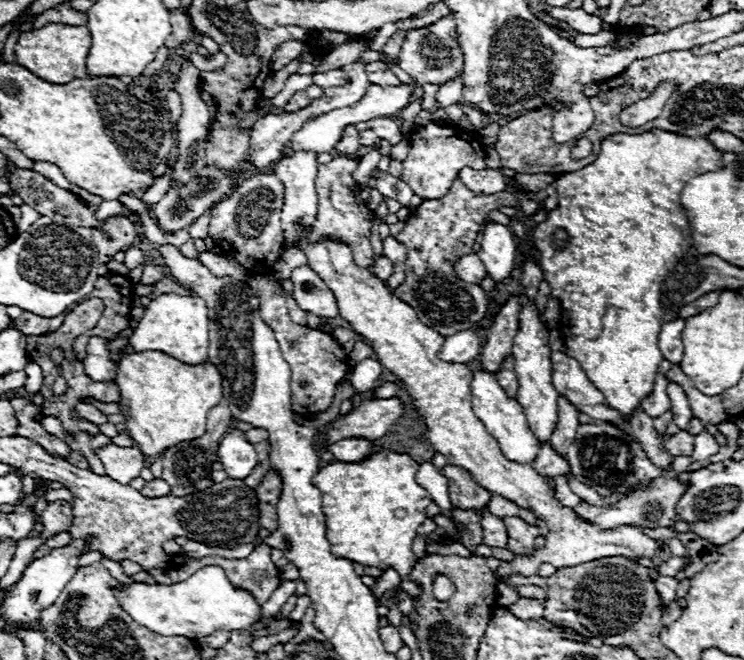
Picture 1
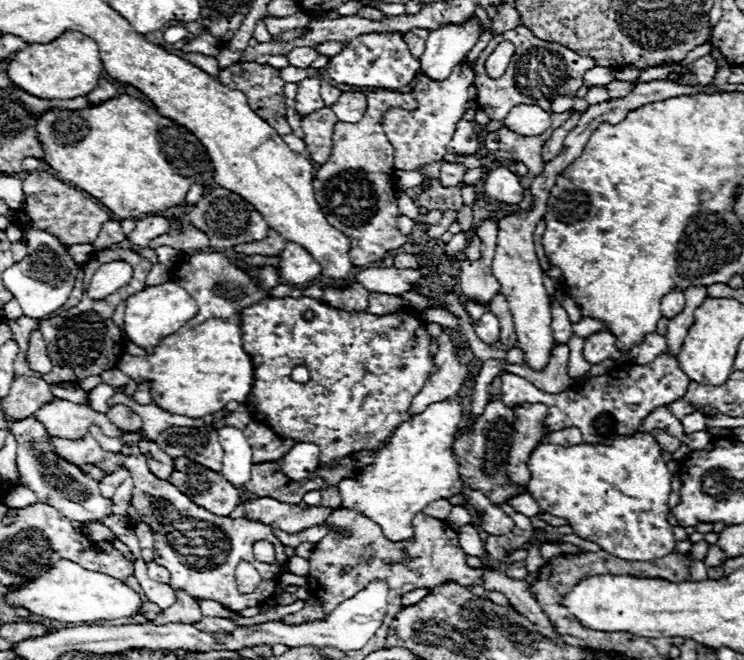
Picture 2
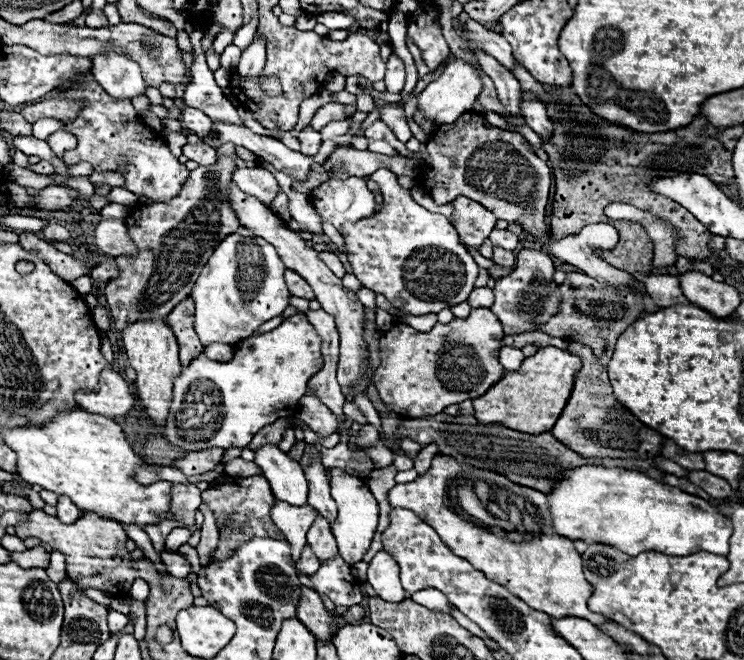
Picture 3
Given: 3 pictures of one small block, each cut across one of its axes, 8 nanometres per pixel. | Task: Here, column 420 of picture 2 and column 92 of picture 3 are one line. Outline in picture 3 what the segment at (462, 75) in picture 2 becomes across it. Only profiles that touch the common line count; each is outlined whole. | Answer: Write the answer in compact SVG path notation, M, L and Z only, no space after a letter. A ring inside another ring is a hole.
M90 74L80 76L62 94L62 98L86 100L86 106L80 108L78 116L72 122L64 122L64 130L78 138L78 146L70 152L64 152L66 164L90 162L100 174L118 172L124 164L126 174L122 188L130 190L132 194L152 198L154 202L170 202L178 196L190 176L190 170L178 162L168 144L156 132L152 132L152 128L142 124L130 100L114 100L102 88L98 88L94 76Z

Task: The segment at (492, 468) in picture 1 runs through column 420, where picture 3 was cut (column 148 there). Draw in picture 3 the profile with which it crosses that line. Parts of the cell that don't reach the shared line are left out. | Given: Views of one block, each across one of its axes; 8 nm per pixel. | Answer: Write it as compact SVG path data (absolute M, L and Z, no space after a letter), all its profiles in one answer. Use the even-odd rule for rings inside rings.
M164 320L134 322L122 332L122 338L124 338L130 366L136 370L136 380L134 380L136 402L144 408L144 412L156 426L164 426L166 418L170 414L172 378L180 372L178 344L176 344L174 332L166 326Z

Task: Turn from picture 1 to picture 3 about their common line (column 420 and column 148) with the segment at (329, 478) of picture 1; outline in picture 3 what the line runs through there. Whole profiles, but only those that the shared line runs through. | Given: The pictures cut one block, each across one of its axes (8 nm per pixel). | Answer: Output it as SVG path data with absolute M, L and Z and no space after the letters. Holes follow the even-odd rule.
M76 408L58 412L42 426L26 424L2 430L2 438L18 454L16 472L28 484L40 484L44 490L66 494L80 510L140 528L160 522L156 514L170 510L170 482L142 486L132 480L132 472L144 462L132 452L122 428L112 418Z

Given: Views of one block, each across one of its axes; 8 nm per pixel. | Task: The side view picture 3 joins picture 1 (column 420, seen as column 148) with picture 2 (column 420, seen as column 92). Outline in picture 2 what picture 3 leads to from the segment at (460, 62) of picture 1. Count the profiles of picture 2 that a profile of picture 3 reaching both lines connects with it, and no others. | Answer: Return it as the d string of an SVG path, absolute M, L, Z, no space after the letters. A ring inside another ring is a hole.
M414 28L414 30L410 30L410 32L404 34L404 42L408 44L412 56L416 56L416 58L422 56L424 42L426 42L428 34L430 34L430 30L426 30L426 28Z

